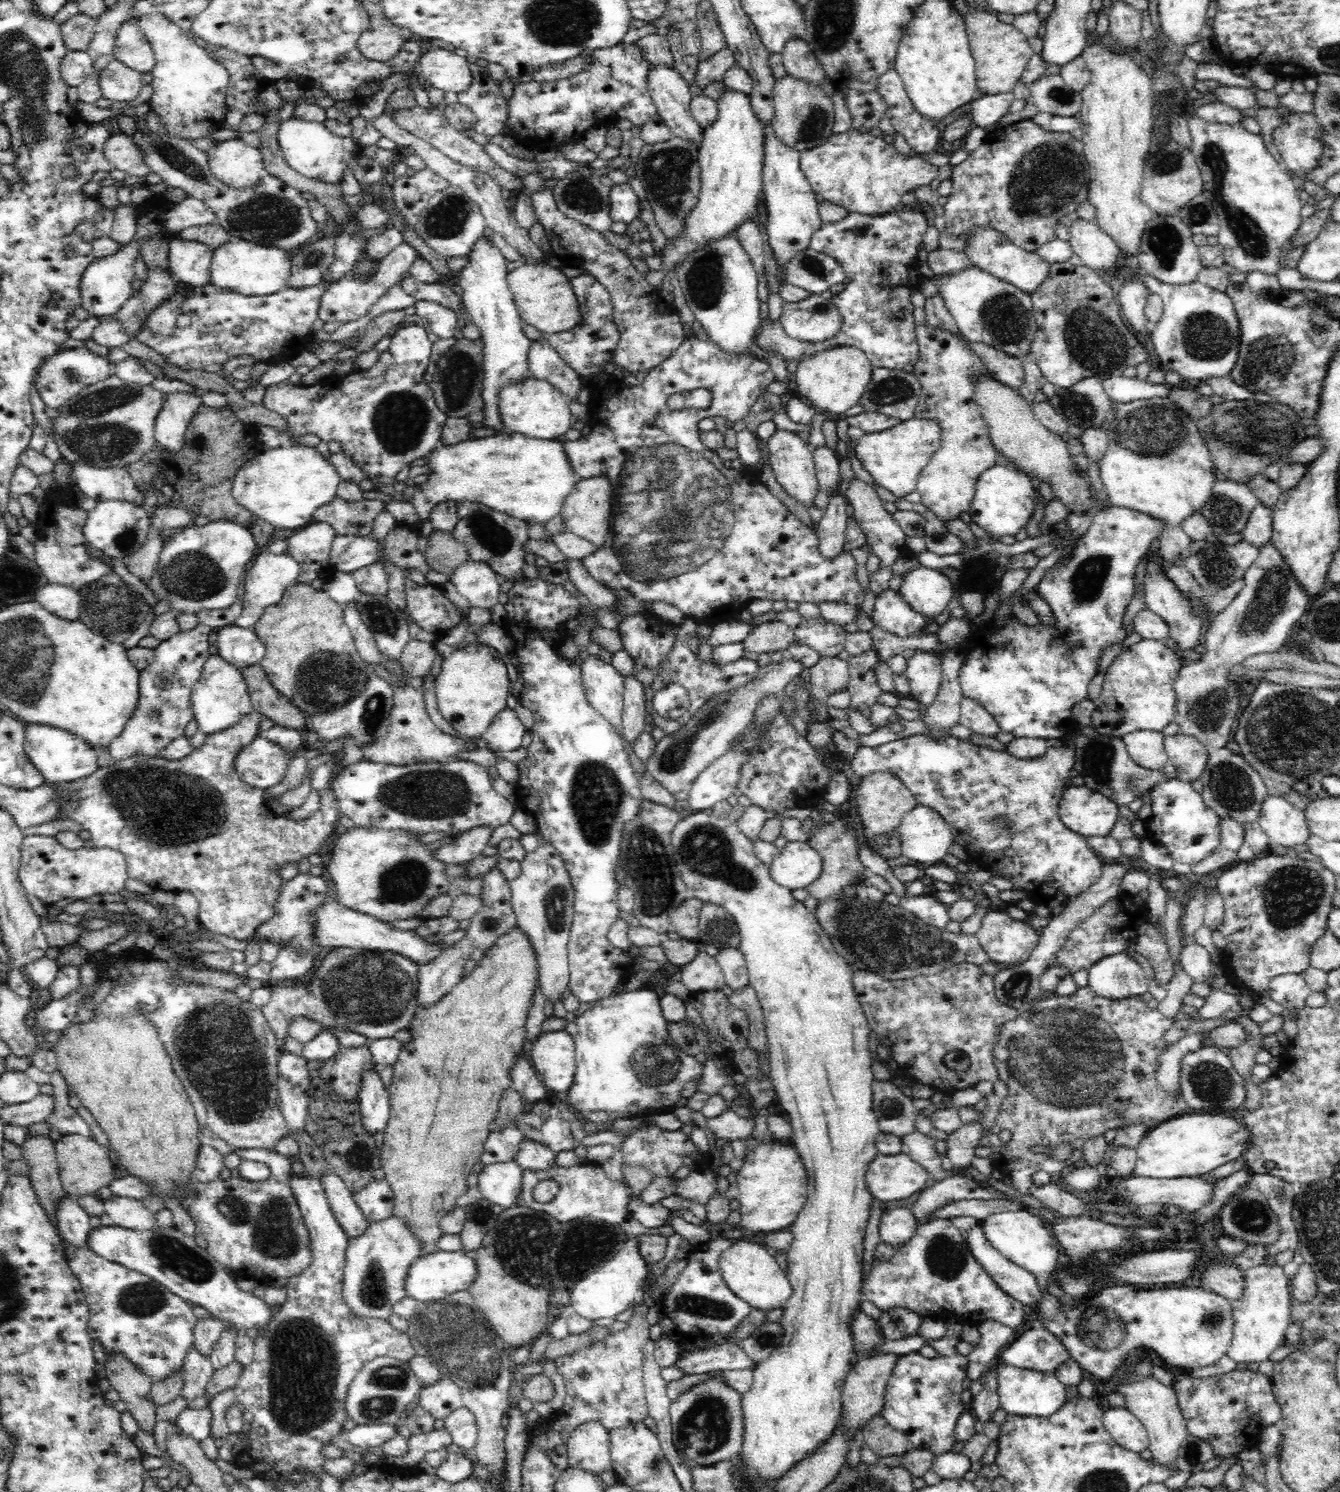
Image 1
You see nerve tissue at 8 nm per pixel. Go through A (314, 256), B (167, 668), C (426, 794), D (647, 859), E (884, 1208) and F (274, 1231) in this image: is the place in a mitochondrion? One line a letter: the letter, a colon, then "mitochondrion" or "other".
A: mitochondrion
B: other
C: mitochondrion
D: mitochondrion
E: other
F: mitochondrion

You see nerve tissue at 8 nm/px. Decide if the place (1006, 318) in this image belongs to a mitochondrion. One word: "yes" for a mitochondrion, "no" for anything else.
yes

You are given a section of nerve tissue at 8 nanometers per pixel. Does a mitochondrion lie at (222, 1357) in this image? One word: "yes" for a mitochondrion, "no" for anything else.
no

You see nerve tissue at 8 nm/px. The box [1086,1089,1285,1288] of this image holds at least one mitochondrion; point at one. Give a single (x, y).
(1250, 1214)

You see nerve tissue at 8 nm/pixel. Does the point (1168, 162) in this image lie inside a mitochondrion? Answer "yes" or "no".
yes

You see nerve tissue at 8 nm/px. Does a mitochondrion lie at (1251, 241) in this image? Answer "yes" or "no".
yes

